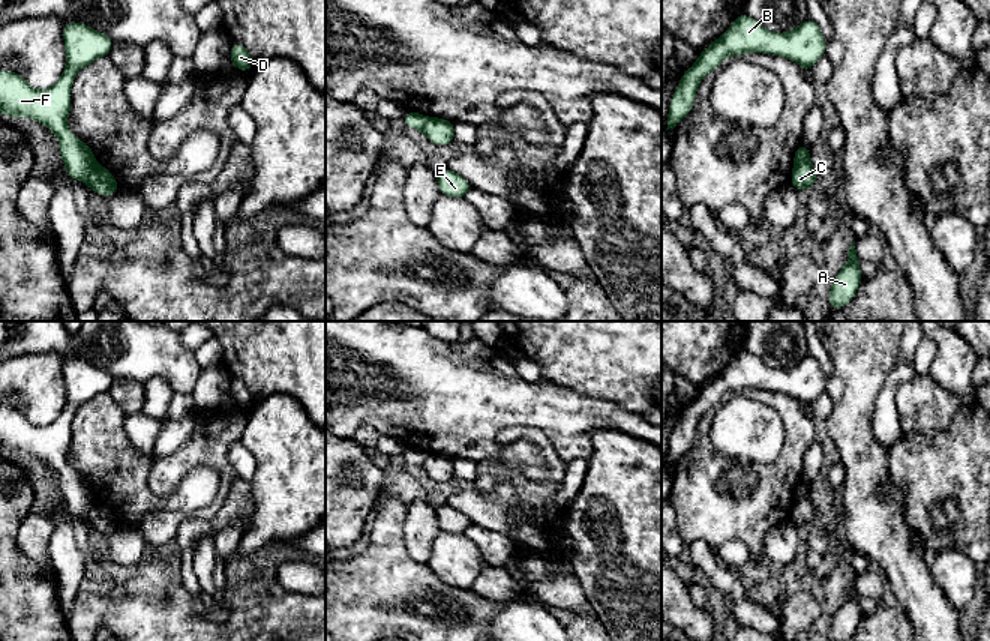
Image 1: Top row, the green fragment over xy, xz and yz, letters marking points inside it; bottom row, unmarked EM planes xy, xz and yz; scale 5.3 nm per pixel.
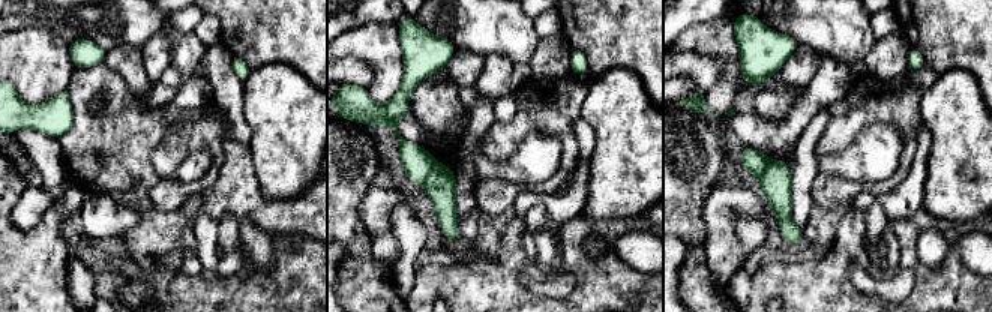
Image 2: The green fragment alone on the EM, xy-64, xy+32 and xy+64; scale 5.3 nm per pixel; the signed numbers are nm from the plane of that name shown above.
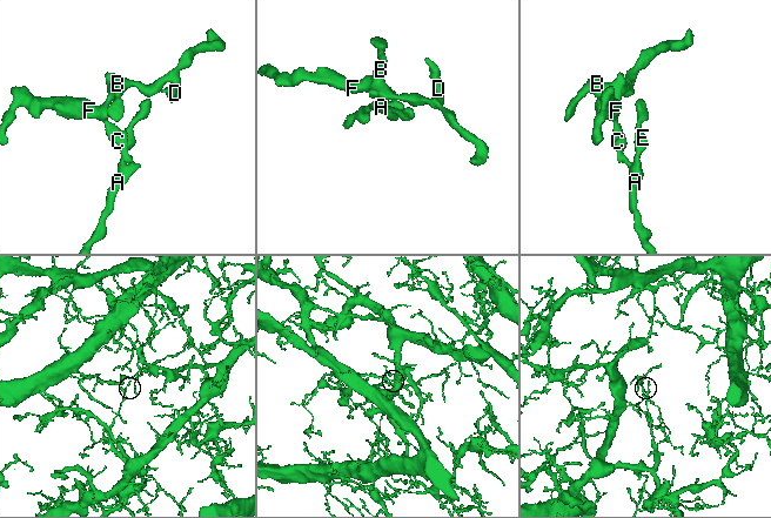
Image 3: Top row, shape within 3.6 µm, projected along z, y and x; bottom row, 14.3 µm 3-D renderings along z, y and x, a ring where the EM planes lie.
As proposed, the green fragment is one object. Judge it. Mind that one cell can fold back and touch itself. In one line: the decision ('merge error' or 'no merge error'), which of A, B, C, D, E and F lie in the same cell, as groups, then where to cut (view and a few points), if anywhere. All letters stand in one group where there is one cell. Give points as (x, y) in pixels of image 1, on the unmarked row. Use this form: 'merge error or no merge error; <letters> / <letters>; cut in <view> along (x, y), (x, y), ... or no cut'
merge error; A C E / B D F; cut in xy along (95, 500), (84, 517)

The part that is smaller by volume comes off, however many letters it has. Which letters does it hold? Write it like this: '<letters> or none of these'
B, D, F

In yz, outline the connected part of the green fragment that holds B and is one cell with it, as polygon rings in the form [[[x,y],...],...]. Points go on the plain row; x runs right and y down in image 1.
[[[741,348],[718,375],[699,389],[696,399],[682,408],[672,431],[668,465],[672,467],[692,447],[698,422],[706,410],[720,404],[728,392],[741,393],[744,389],[783,392],[808,410],[825,387],[826,378],[820,363],[810,353],[790,368],[772,369]]]

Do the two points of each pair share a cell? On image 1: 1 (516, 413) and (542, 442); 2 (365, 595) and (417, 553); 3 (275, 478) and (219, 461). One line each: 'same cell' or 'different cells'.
1: different cells
2: different cells
3: different cells

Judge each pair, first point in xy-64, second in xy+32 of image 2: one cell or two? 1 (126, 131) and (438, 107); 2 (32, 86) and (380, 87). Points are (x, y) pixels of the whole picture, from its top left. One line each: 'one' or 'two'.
1: one
2: one

